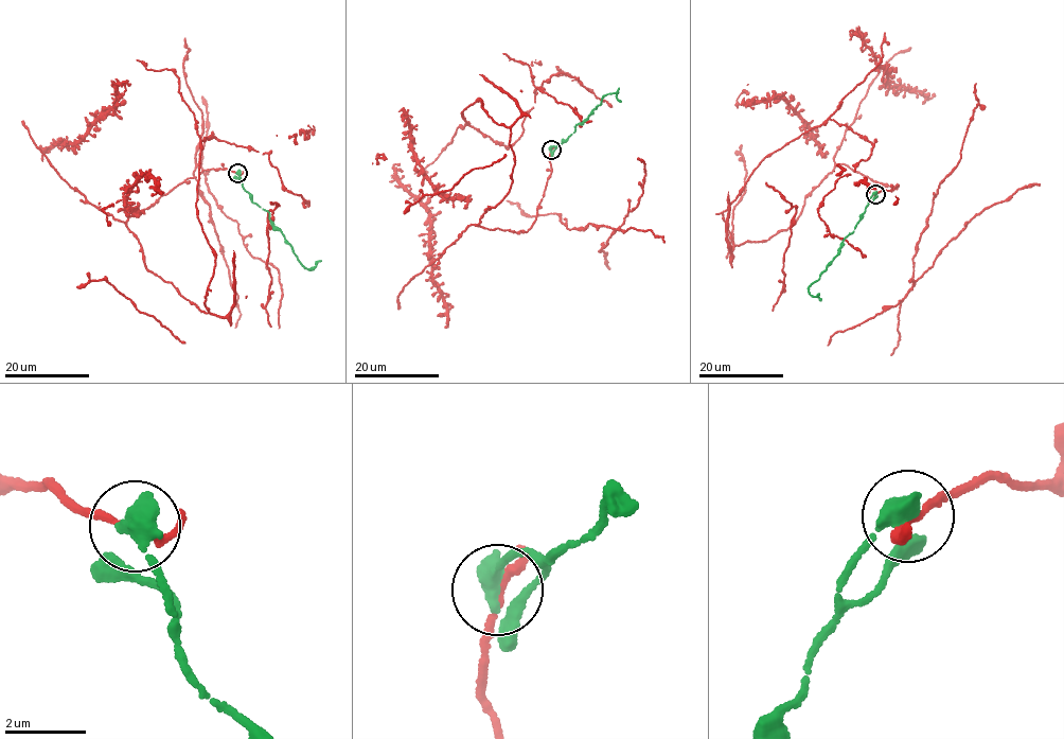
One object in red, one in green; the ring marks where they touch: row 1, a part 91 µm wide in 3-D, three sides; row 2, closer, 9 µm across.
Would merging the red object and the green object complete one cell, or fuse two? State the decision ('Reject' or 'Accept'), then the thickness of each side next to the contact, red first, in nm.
Accept. Thickness 180 nm (red) against 600 nm

